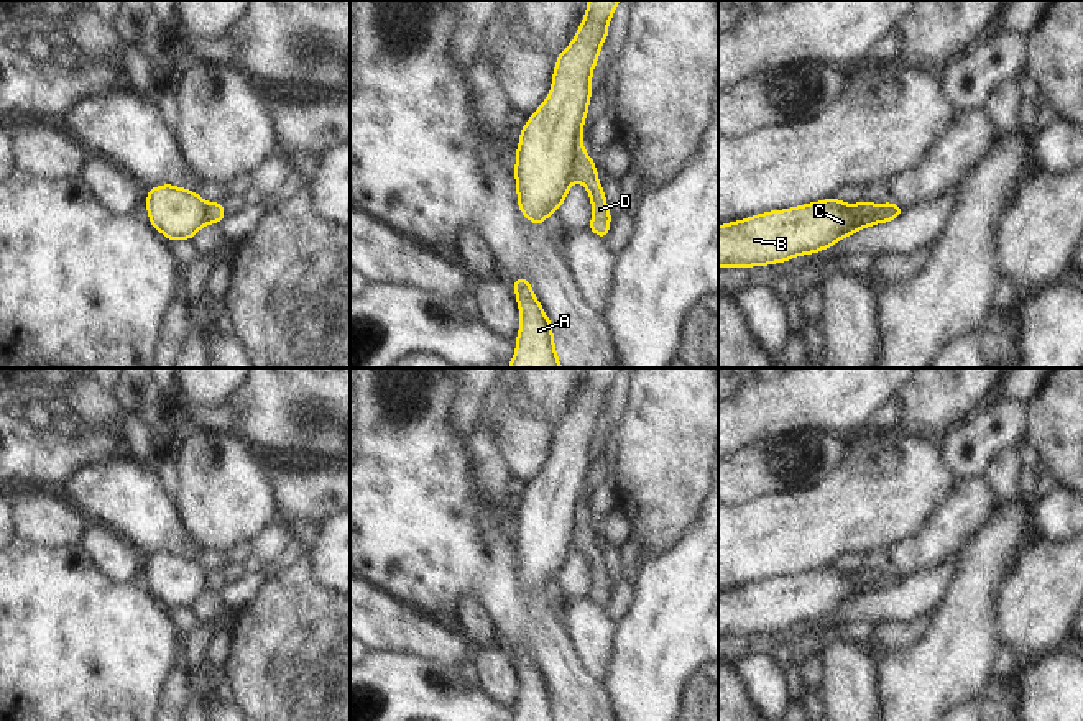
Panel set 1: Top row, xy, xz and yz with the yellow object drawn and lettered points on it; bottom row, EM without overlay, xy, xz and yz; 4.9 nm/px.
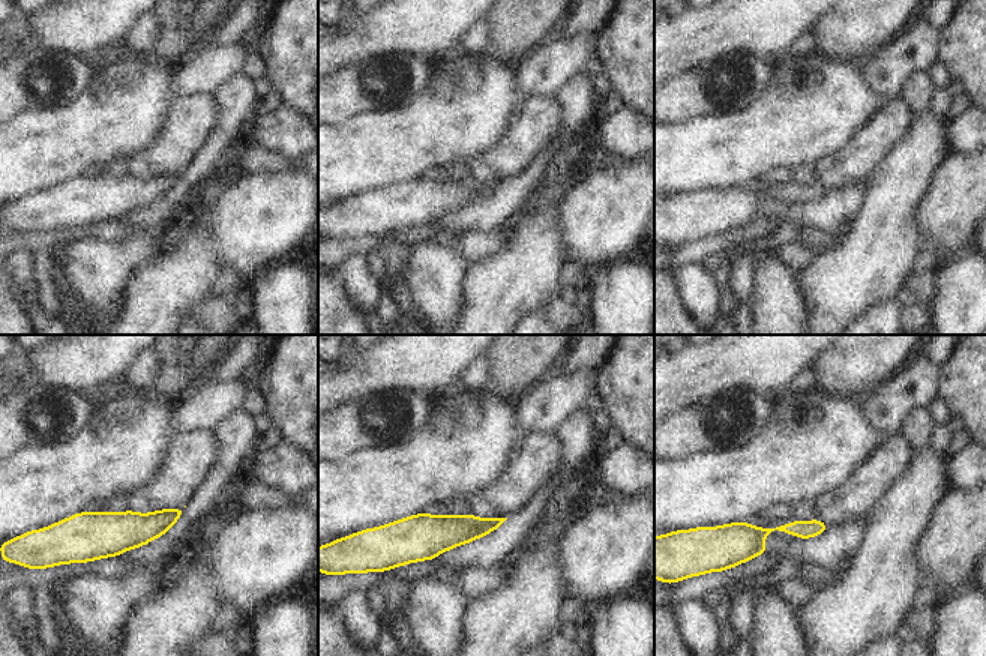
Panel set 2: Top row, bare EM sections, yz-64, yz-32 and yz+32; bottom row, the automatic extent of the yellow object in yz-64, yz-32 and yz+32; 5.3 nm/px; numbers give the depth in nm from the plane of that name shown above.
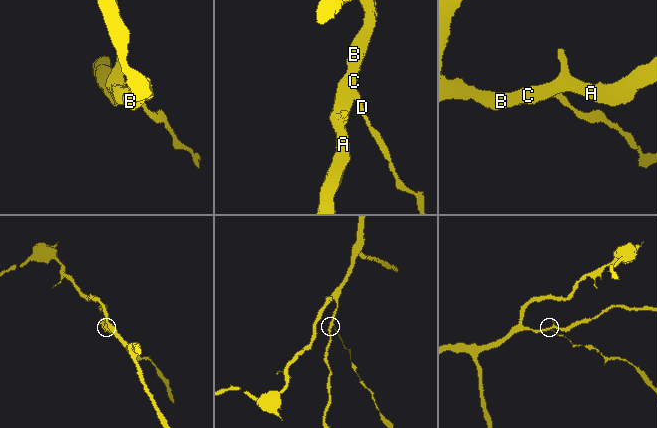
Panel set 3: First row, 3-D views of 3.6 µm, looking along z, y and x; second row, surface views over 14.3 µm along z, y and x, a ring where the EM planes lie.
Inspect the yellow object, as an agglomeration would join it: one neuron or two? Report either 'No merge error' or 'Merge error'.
Merge error

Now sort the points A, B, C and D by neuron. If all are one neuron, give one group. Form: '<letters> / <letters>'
A B C / D

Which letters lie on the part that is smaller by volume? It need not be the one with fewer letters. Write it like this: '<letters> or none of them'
D

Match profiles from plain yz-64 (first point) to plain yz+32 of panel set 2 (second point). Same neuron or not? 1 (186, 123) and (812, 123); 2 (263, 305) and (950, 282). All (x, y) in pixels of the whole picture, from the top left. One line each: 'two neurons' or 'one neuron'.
1: two neurons
2: one neuron

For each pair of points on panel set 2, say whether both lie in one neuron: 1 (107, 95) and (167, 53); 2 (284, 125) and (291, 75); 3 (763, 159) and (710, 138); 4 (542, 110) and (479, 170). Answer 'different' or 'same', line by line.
1: different
2: different
3: same
4: same

